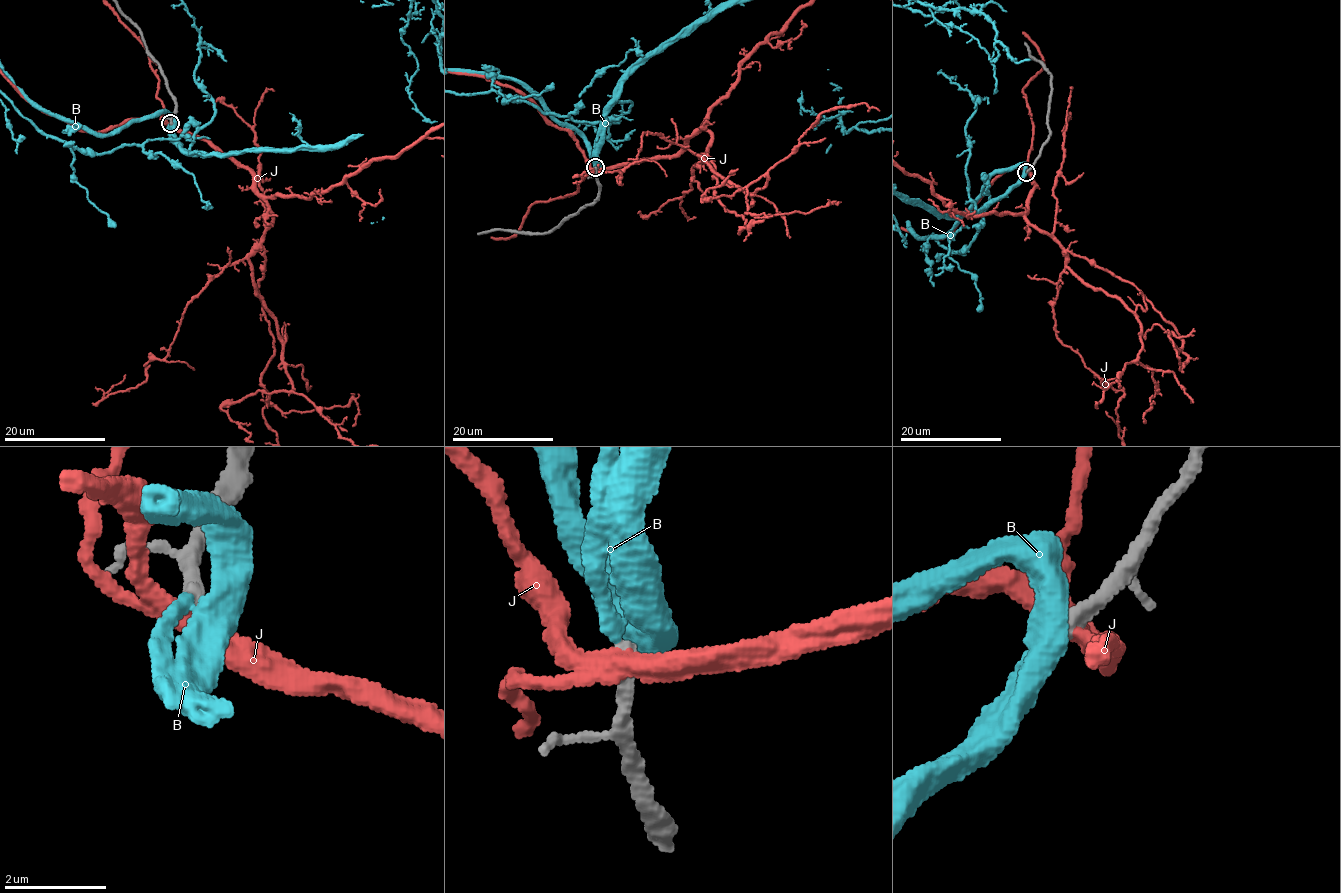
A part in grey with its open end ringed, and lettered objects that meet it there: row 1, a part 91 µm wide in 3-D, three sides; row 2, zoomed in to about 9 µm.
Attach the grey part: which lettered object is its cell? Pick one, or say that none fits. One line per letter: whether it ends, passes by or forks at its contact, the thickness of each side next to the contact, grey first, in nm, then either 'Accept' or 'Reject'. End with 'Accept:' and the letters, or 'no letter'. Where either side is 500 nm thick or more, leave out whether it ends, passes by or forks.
B: It passes by. Thickness 300 nm (grey) against 380 nm. Accept
J: It forks there. Thickness 320 nm (grey) against 320 nm. Reject
Accept: B

